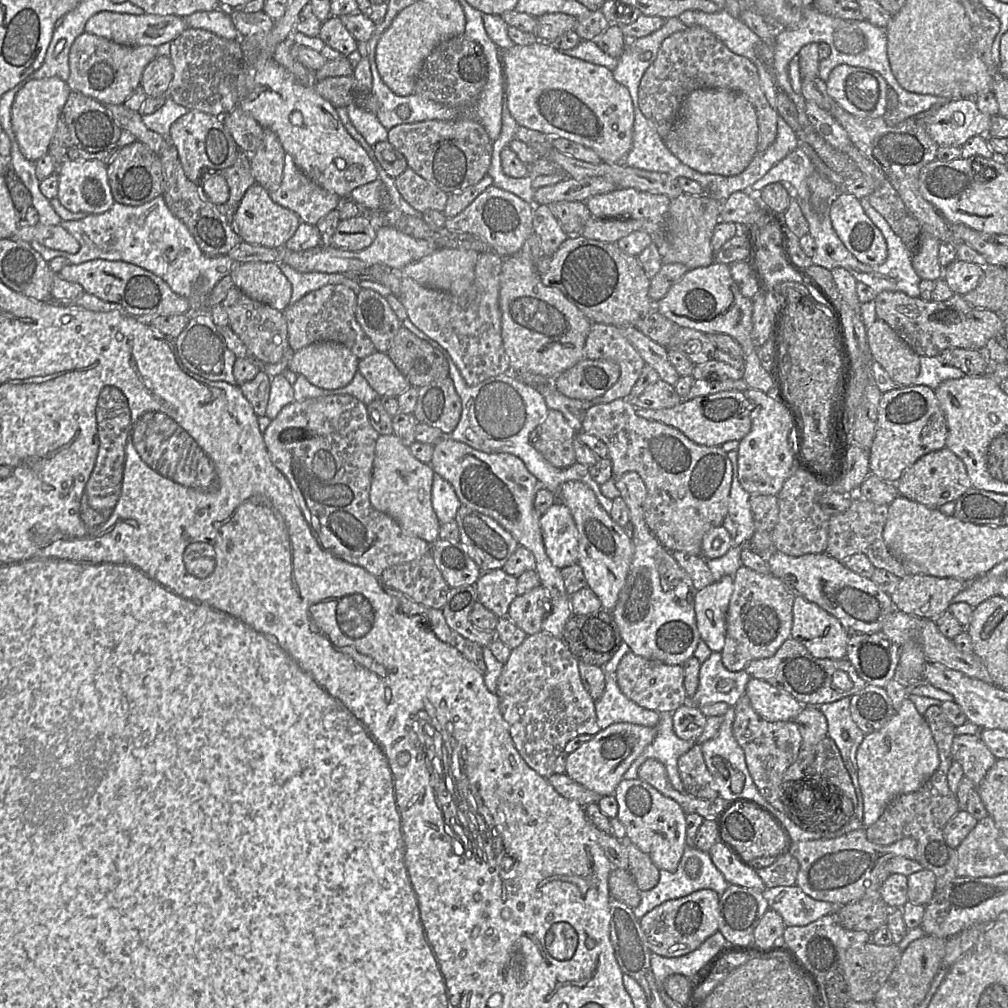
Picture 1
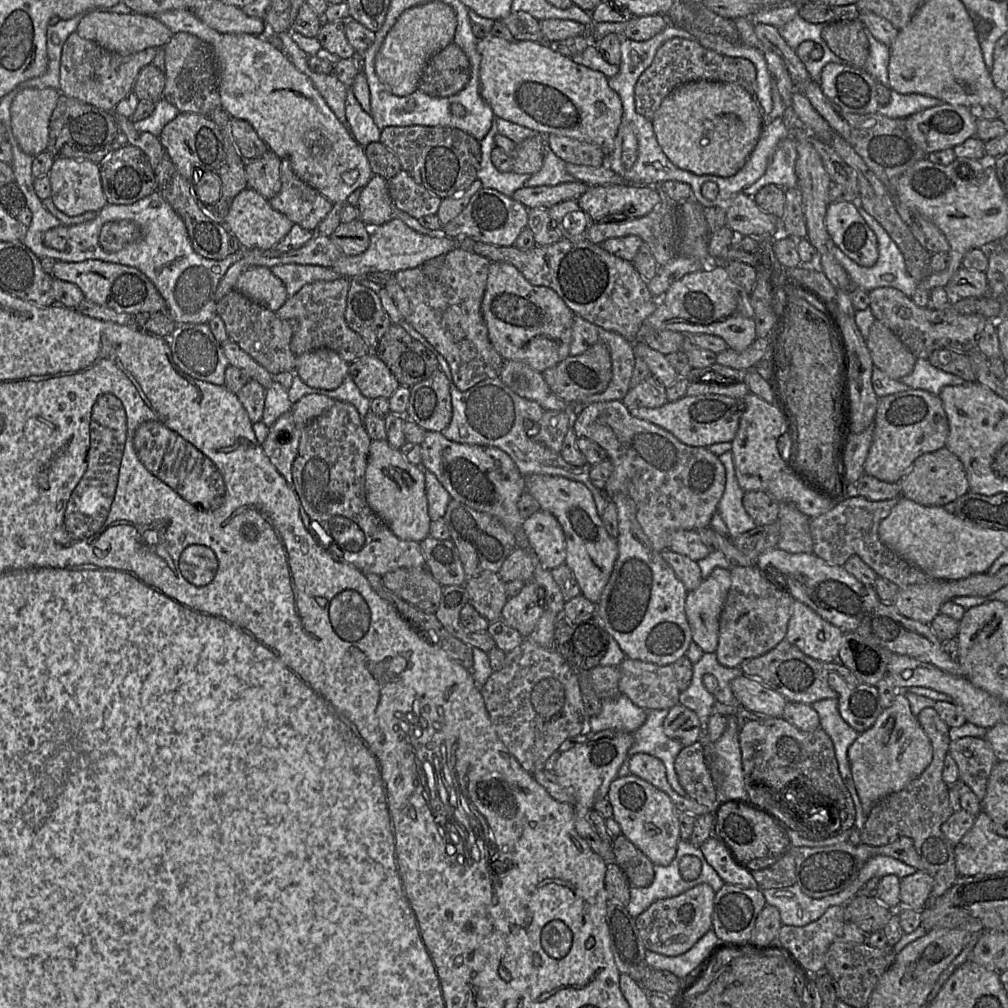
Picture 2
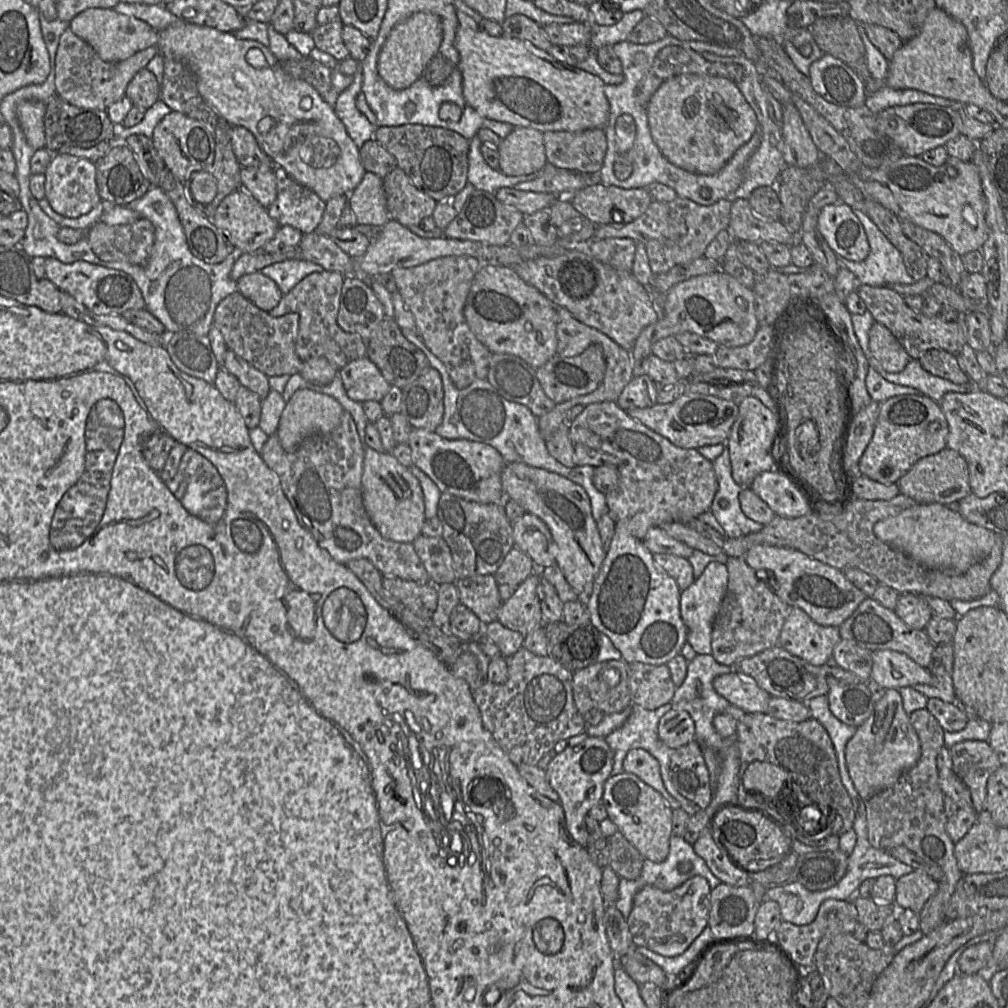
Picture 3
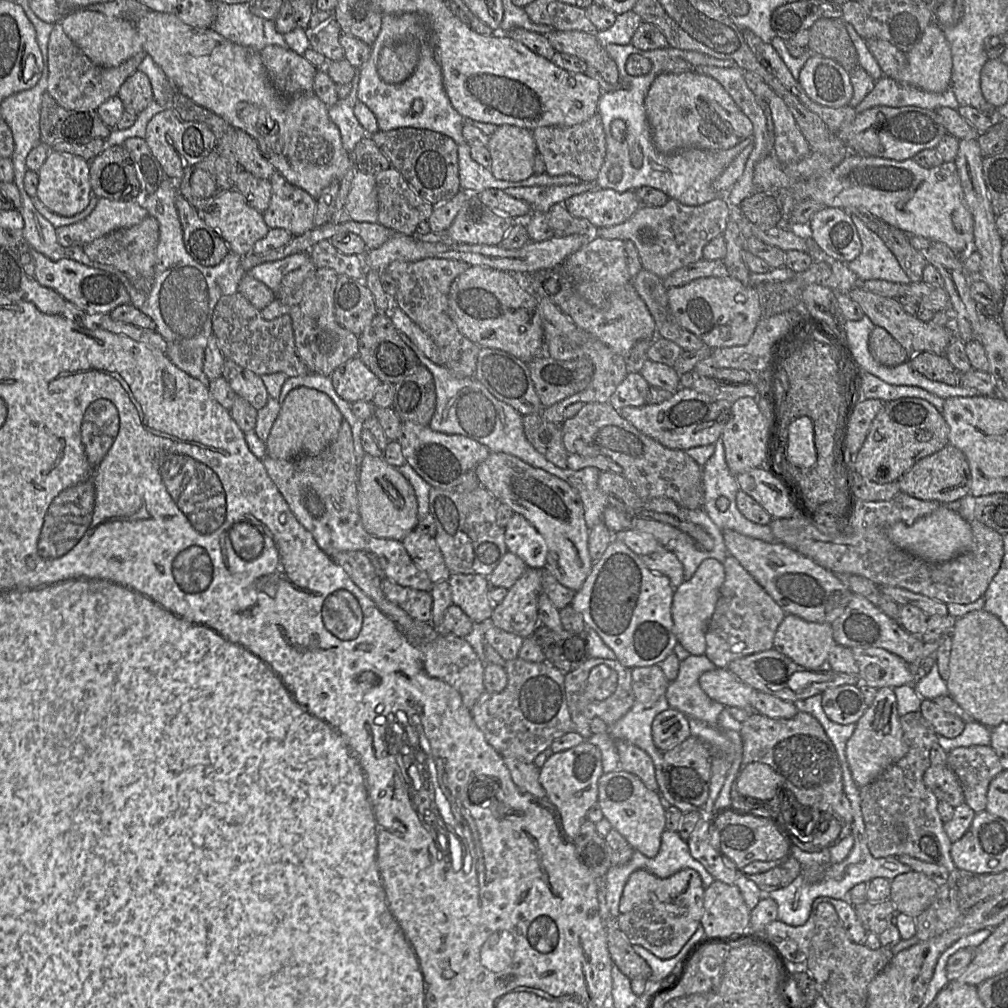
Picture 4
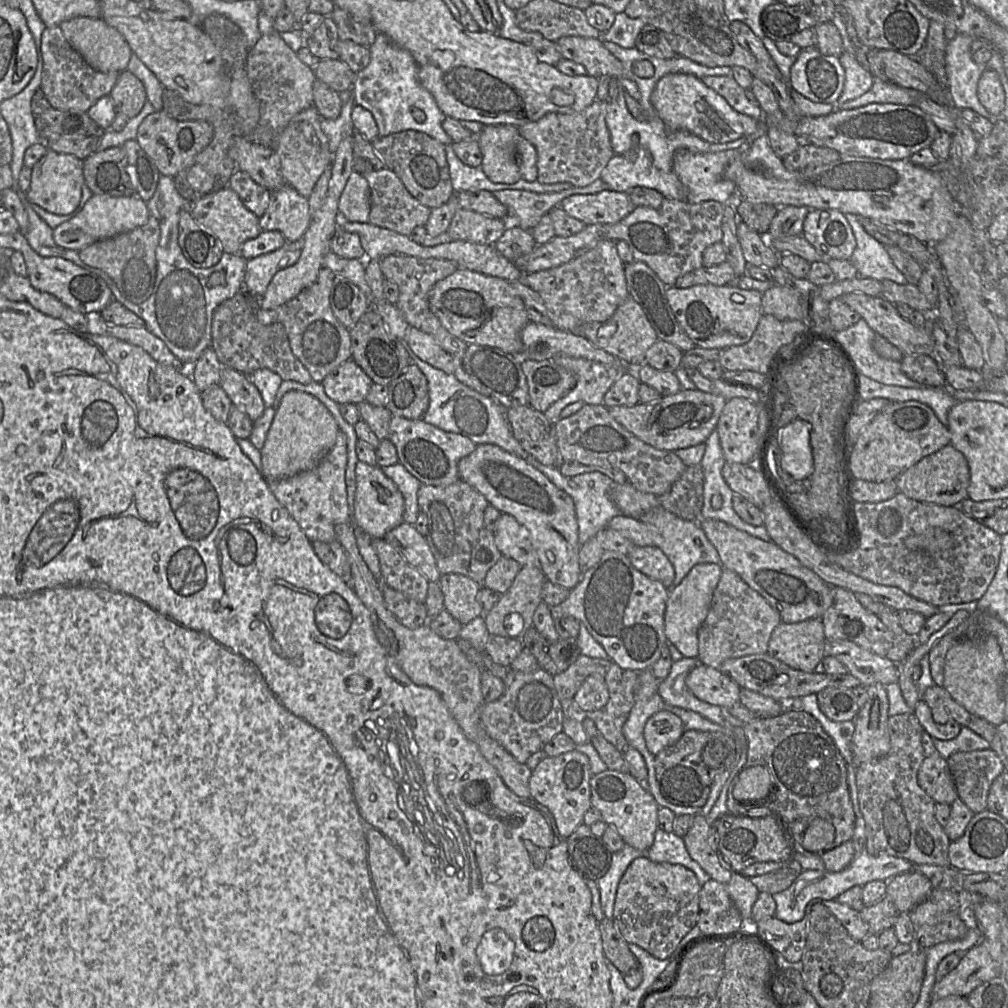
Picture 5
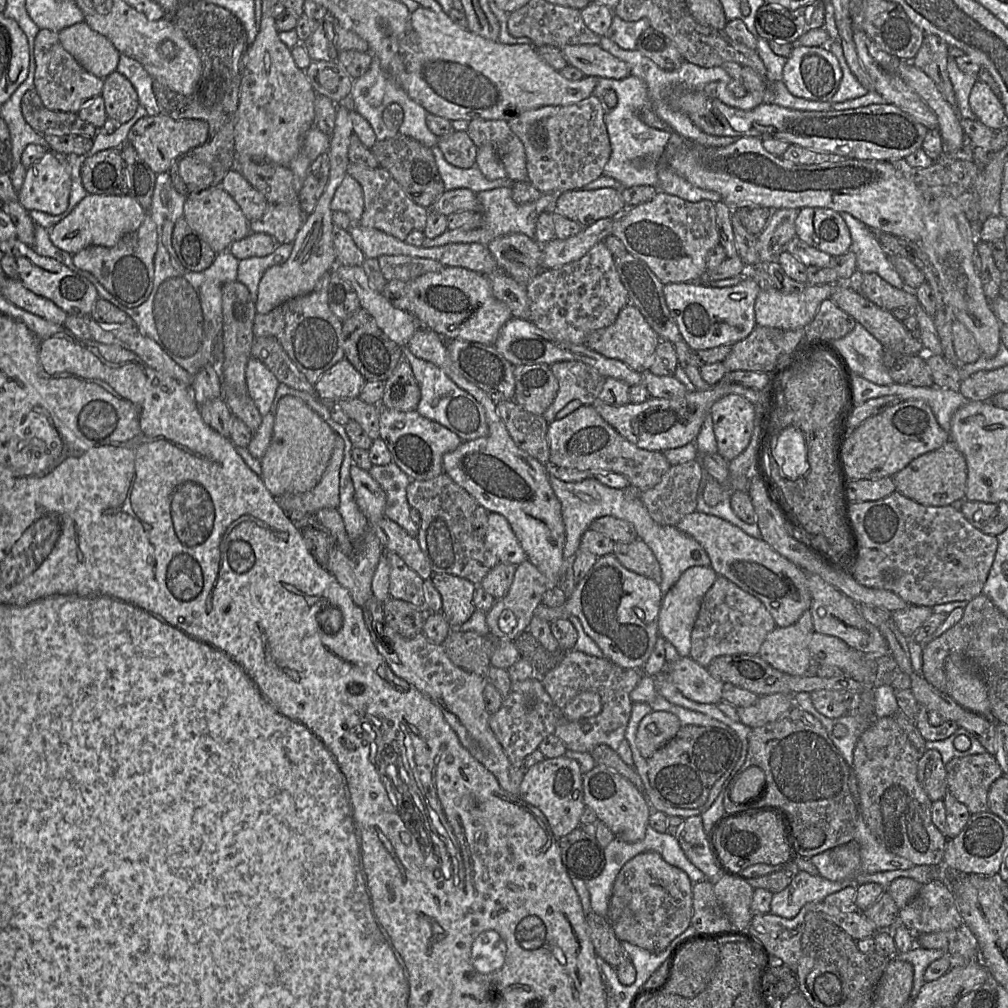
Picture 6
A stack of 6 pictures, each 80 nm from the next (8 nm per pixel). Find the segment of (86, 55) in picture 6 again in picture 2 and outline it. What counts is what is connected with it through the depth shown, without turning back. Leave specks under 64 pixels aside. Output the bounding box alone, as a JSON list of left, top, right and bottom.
[76,11,173,55]

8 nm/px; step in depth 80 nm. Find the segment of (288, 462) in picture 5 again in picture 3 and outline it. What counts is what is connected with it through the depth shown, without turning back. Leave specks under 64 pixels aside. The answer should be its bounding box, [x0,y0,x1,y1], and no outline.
[276,389,343,451]

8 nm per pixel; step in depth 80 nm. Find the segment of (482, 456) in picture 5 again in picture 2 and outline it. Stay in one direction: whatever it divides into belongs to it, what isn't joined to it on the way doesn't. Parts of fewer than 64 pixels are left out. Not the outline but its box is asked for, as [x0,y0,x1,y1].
[524,474,618,604]

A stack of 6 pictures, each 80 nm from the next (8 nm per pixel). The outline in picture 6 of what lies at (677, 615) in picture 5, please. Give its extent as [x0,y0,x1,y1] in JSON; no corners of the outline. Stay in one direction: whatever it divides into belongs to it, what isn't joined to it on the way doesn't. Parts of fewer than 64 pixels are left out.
[658,566,718,657]

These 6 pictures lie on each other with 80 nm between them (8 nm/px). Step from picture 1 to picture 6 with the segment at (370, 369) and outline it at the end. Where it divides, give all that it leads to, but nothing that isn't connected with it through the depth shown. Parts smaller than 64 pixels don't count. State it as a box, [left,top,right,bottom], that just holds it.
[314,358,366,400]

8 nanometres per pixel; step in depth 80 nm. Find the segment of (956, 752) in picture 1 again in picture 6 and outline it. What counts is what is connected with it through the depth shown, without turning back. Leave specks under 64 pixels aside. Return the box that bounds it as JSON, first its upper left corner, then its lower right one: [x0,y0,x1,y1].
[946,752,1003,814]

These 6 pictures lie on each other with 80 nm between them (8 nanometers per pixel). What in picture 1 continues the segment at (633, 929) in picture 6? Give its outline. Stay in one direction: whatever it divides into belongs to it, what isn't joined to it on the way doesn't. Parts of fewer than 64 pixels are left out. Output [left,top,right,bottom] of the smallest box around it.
[640,889,719,957]

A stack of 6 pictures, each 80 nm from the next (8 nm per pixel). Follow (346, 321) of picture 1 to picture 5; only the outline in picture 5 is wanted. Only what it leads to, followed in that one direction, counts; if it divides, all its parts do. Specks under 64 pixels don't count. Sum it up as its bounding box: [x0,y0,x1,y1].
[256,267,352,382]

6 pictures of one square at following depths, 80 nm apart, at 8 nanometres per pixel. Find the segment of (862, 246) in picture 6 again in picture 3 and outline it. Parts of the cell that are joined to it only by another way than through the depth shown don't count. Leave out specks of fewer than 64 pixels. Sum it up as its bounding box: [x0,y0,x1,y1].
[837,212,915,286]

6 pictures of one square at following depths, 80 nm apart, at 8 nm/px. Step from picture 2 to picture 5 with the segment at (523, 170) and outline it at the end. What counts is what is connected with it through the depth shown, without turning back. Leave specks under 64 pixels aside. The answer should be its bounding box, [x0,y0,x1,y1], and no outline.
[478,125,521,184]

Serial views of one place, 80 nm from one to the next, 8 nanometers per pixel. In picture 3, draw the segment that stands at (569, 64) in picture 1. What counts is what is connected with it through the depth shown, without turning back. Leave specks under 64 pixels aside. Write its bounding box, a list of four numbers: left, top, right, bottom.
[454,26,610,132]

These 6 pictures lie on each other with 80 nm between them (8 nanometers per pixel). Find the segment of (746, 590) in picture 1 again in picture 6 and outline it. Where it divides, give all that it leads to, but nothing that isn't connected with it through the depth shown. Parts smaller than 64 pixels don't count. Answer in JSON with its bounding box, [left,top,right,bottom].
[689,576,776,665]

